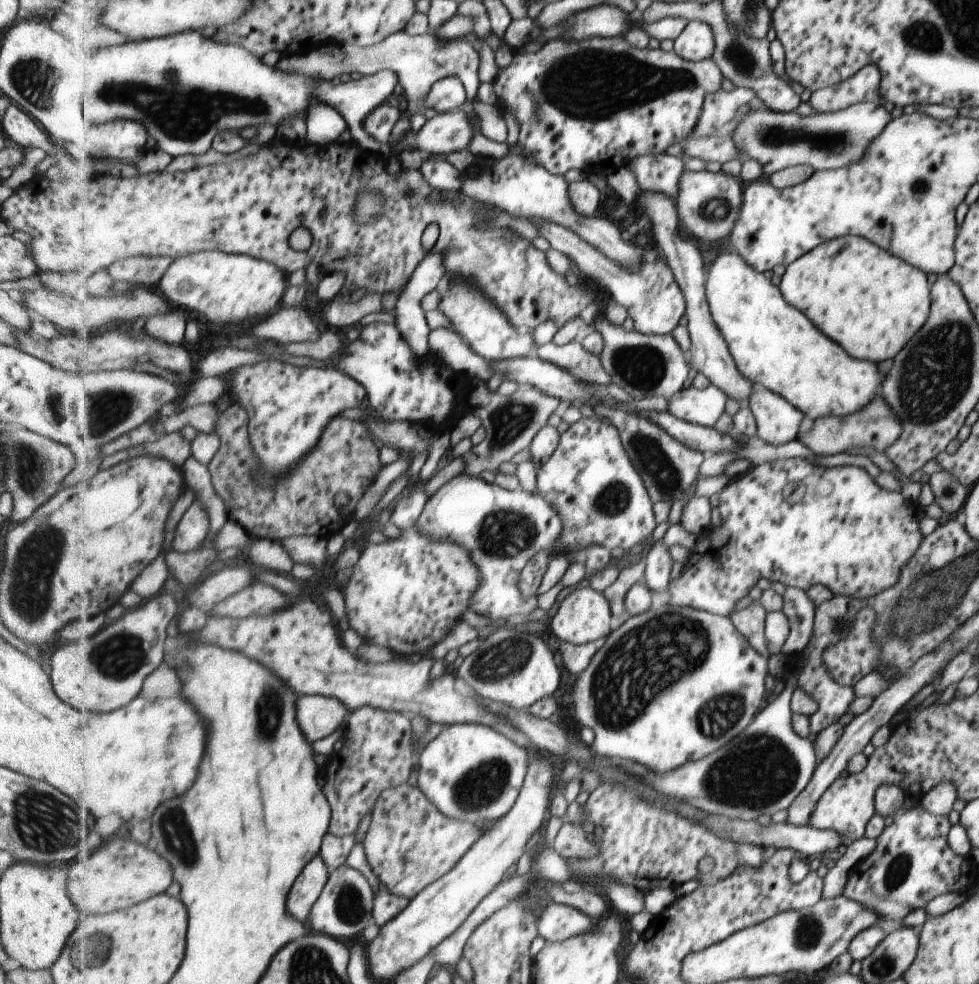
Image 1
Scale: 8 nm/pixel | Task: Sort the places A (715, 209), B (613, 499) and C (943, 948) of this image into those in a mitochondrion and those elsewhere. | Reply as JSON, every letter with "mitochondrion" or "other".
{"A":"mitochondrion","B":"mitochondrion","C":"other"}

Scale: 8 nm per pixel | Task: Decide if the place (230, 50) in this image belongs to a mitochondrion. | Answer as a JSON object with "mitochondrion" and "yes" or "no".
{"mitochondrion":"no"}

